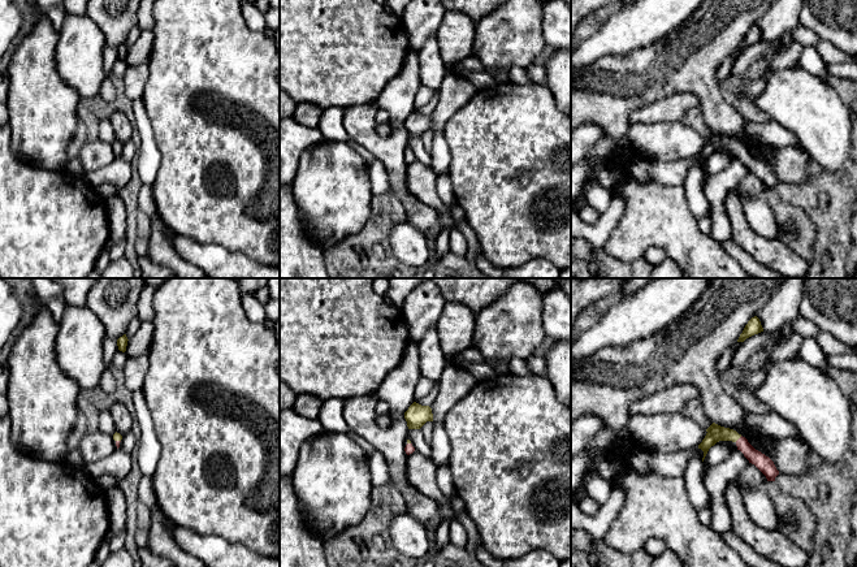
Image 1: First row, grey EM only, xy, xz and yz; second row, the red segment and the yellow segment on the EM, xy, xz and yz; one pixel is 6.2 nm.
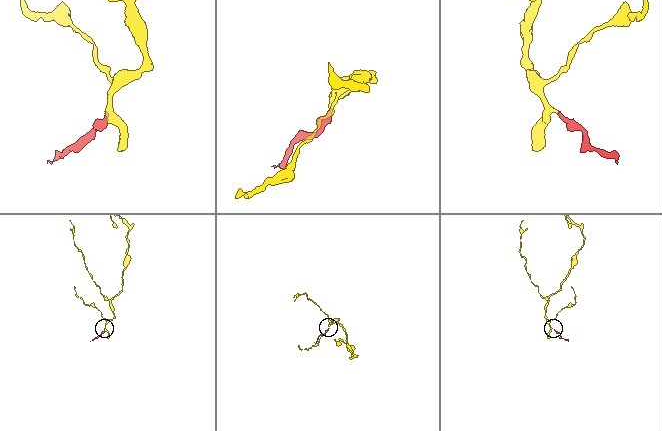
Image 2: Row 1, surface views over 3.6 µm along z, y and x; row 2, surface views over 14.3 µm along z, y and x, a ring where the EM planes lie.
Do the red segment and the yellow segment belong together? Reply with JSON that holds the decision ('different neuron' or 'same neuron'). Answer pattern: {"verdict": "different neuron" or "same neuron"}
{"verdict": "same neuron"}

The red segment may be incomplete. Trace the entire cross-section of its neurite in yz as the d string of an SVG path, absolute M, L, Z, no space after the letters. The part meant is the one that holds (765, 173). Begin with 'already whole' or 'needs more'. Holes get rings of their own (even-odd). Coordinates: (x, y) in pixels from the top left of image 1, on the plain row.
needs more | M713 131L706 138L706 144L702 151L698 153L698 157L704 160L702 170L711 155L714 155L719 150L732 150L736 152L737 159L740 159L744 165L749 169L749 172L754 173L767 187L767 190L775 190L775 186L779 183L774 170L756 159L745 146L739 143L736 139L720 135Z

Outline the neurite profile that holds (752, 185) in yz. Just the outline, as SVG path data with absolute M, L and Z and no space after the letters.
M749 172L744 181L736 187L737 196L761 195L767 191L766 185L752 172Z

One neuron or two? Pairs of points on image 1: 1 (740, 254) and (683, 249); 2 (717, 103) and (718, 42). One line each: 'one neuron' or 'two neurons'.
1: two neurons
2: one neuron

